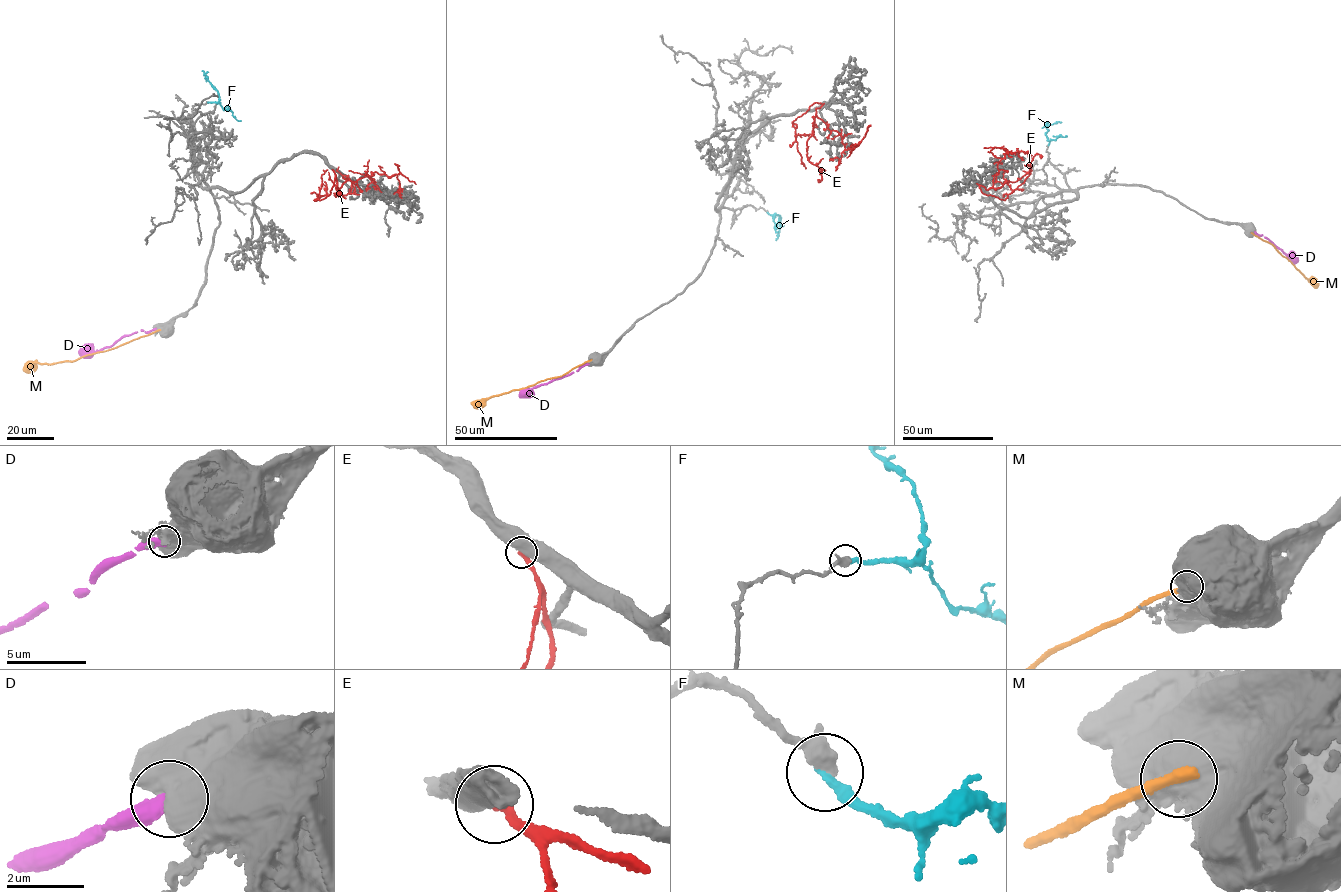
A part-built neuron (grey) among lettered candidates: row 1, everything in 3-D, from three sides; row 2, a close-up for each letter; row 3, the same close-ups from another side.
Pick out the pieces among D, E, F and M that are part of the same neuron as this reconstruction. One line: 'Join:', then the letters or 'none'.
Join: none

